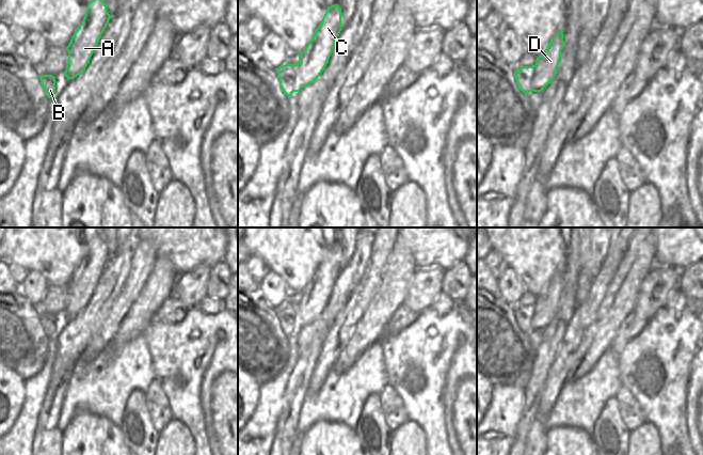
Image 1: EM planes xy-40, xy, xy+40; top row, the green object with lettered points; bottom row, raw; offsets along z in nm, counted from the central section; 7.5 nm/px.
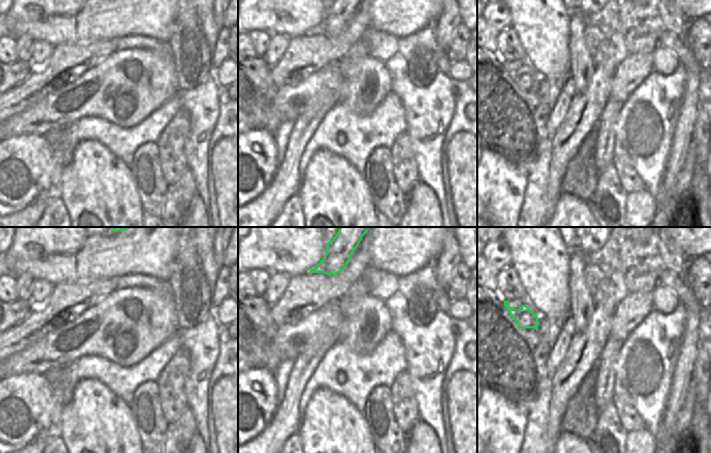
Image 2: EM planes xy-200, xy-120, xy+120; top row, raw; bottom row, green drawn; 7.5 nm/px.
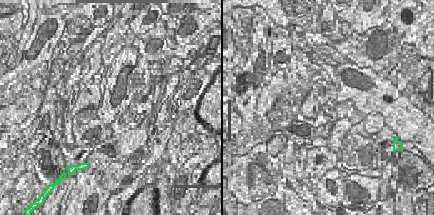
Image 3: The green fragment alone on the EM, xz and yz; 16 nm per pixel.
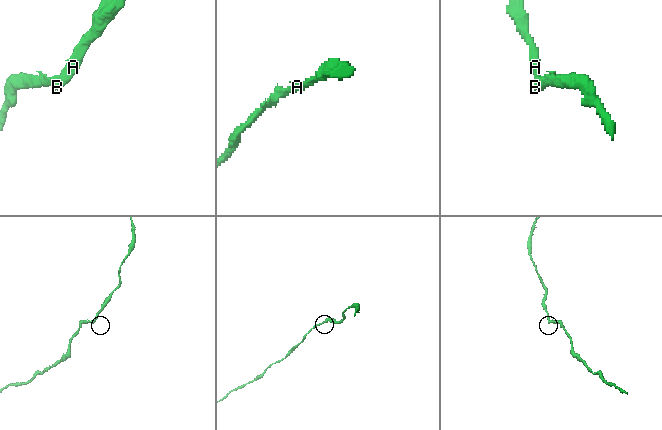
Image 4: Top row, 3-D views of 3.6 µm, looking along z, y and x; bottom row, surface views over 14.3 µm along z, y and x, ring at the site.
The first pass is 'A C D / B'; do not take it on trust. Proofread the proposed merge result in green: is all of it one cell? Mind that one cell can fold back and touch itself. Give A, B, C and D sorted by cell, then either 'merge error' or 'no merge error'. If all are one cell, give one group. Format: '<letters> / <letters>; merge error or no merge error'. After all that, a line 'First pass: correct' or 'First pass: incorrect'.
A B C D; no merge error
First pass: incorrect

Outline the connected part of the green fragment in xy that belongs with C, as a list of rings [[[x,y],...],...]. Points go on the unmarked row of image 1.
[[[338,244],[329,246],[320,264],[316,268],[311,279],[307,285],[299,293],[298,303],[285,303],[276,309],[277,319],[284,333],[288,336],[293,331],[300,331],[302,327],[313,323],[318,318],[333,292],[335,281],[340,272],[341,268],[341,249]]]

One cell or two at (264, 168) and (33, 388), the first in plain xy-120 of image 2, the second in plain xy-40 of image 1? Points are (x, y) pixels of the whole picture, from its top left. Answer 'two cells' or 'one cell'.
two cells

